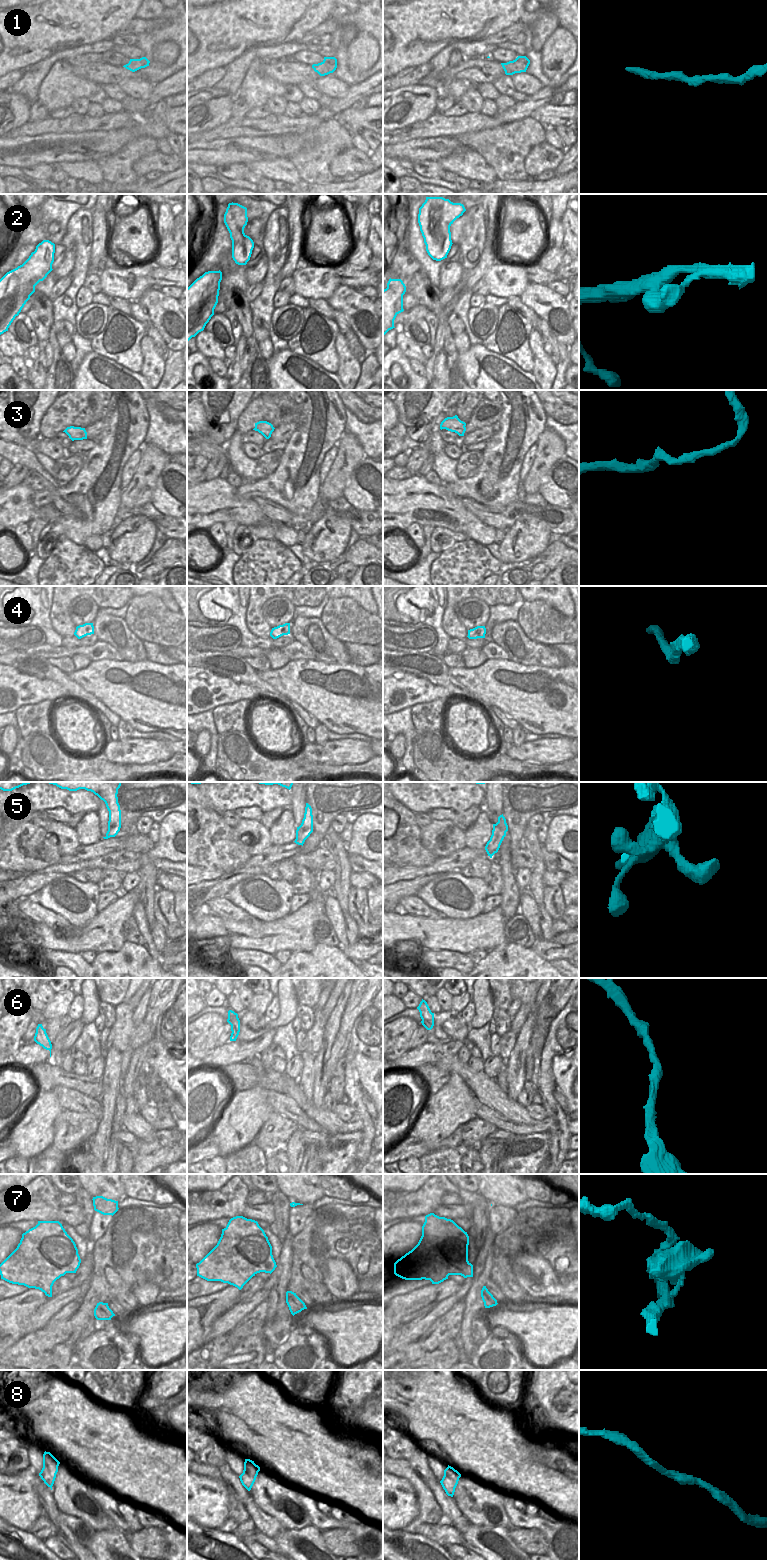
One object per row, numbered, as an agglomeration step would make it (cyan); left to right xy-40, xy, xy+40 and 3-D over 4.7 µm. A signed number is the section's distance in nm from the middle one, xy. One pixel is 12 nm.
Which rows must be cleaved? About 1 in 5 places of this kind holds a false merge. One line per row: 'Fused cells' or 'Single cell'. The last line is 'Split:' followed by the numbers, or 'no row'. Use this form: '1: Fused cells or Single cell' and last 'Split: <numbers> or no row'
1: Single cell
2: Single cell
3: Fused cells
4: Single cell
5: Single cell
6: Single cell
7: Single cell
8: Single cell
Split: 3

